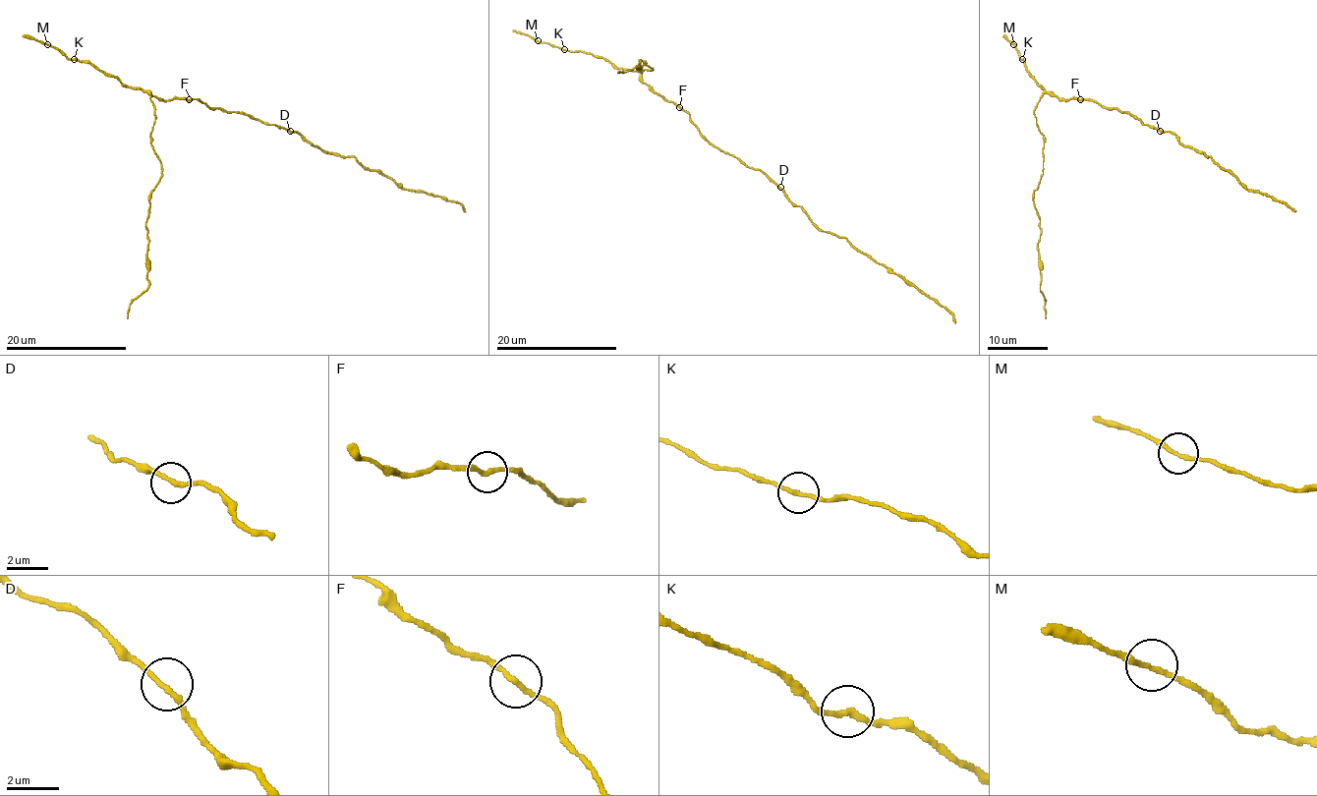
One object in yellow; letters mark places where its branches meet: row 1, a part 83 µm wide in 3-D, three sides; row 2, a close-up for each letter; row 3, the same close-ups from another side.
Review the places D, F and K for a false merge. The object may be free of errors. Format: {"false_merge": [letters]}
{"false_merge": []}

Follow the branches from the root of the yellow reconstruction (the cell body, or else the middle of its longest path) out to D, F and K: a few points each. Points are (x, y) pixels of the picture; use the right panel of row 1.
D: (1106, 108), (1128, 112), (1160, 131)
F: (1106, 108), (1097, 102), (1080, 99)
K: (1106, 108), (1088, 99), (1060, 99), (1047, 93), (1026, 70), (1023, 59)

